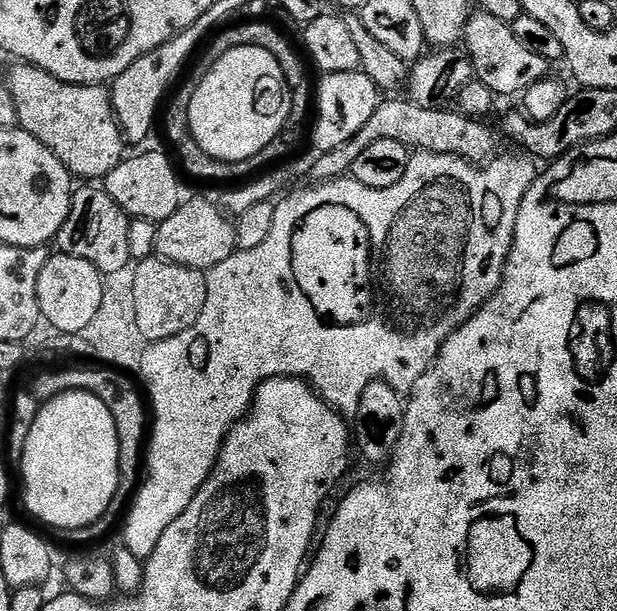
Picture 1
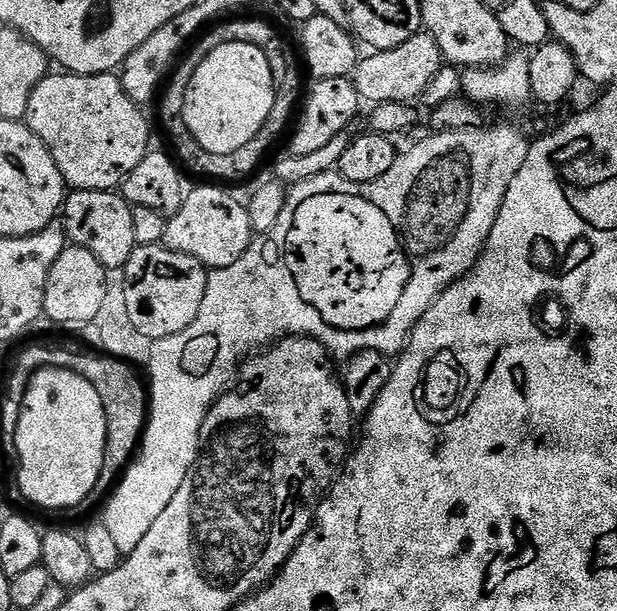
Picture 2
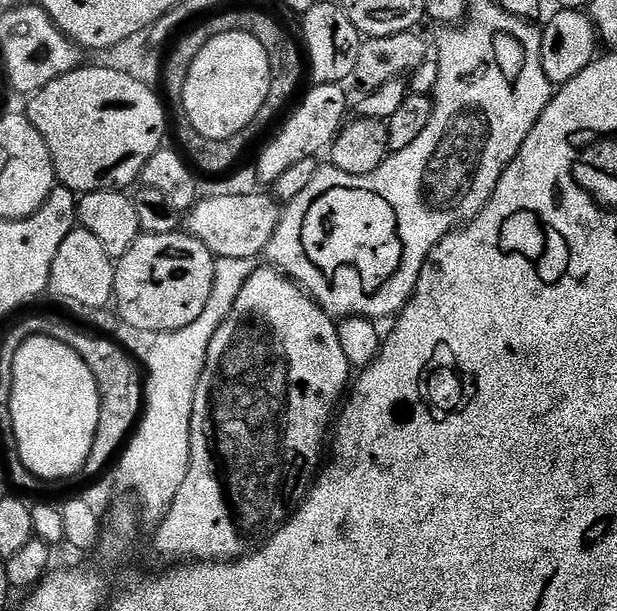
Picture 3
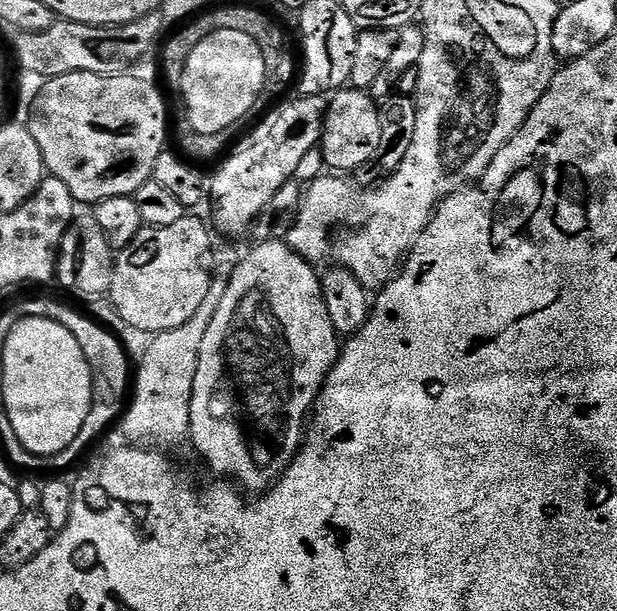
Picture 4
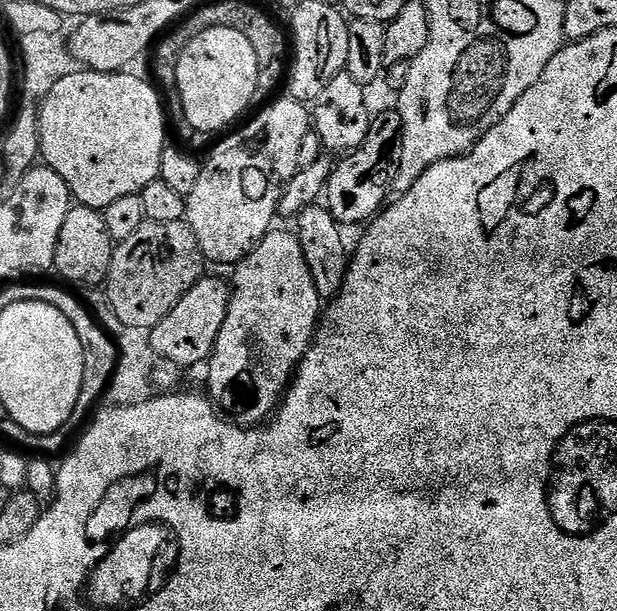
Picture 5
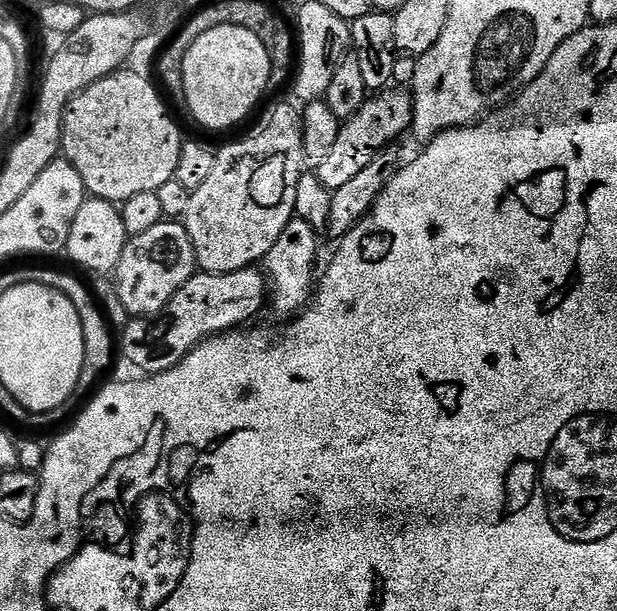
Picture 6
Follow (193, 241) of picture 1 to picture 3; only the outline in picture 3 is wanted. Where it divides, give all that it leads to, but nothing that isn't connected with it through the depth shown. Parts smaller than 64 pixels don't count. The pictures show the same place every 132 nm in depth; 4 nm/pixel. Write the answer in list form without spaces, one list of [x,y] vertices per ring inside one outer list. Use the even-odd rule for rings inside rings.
[[[244,192],[241,196],[212,196],[209,200],[197,199],[196,205],[186,216],[188,235],[198,238],[206,250],[210,250],[217,258],[242,258],[255,261],[256,255],[267,253],[270,238],[274,238],[274,230],[278,230],[278,222],[282,215],[282,205],[273,195],[264,192]]]

